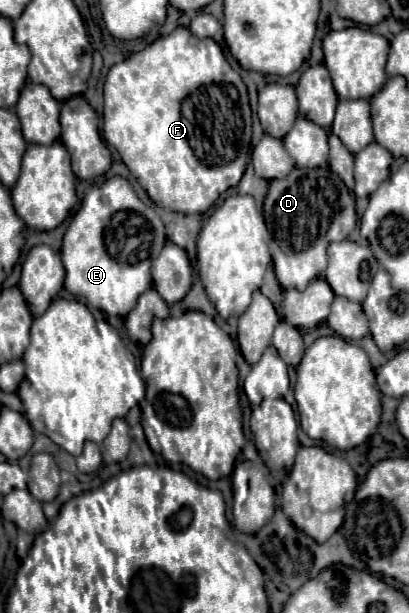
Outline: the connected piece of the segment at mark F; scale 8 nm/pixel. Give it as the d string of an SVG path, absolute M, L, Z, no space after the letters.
M179 26L145 50L115 64L105 78L103 138L115 146L125 166L157 206L183 214L203 214L227 188L237 186L245 172L245 152L251 144L249 96L241 76L225 62L213 38L199 40L189 28Z

